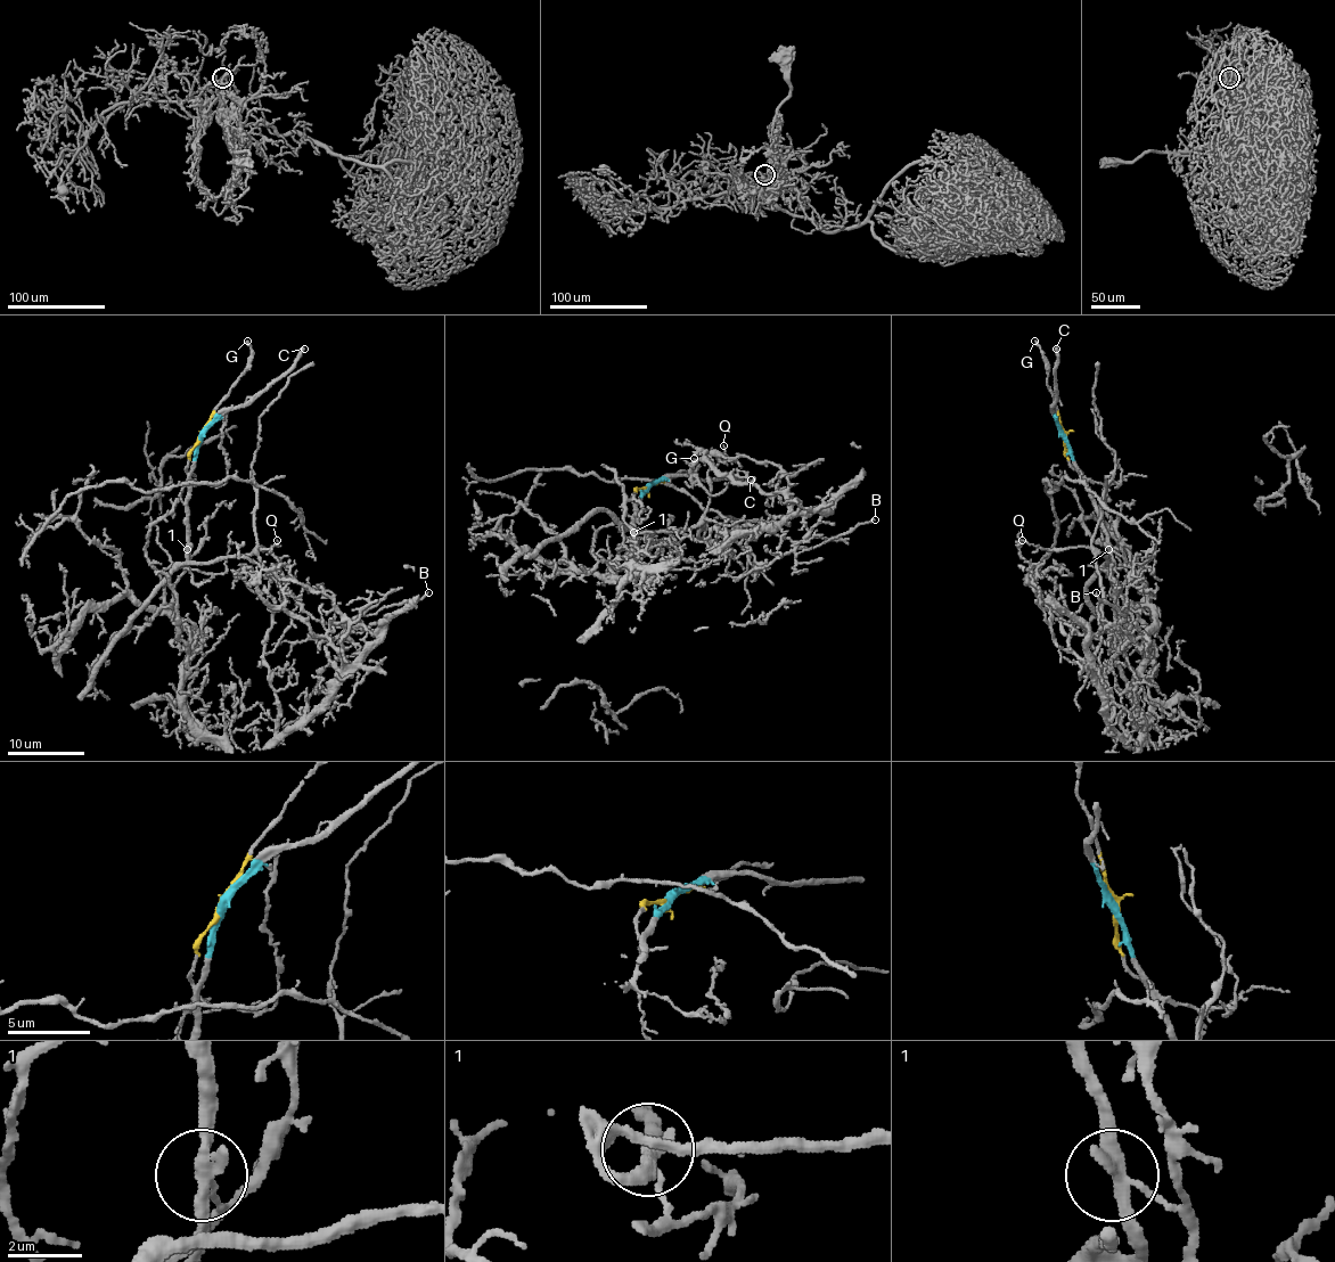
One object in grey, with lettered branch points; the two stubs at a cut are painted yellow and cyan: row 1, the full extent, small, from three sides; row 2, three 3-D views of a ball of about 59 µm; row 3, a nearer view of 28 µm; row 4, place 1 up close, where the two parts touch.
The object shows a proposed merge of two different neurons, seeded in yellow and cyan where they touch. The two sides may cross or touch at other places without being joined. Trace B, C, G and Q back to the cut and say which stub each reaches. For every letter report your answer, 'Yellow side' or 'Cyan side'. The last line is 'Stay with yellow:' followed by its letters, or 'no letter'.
B: Cyan side
C: Cyan side
G: Yellow side
Q: Cyan side
Stay with yellow: G

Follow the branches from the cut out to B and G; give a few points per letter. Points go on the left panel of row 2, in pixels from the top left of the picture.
B: (201, 434), (187, 501), (187, 559), (256, 554), (304, 612), (337, 625), (427, 592)
G: (201, 434), (246, 367), (251, 352), (246, 339)

